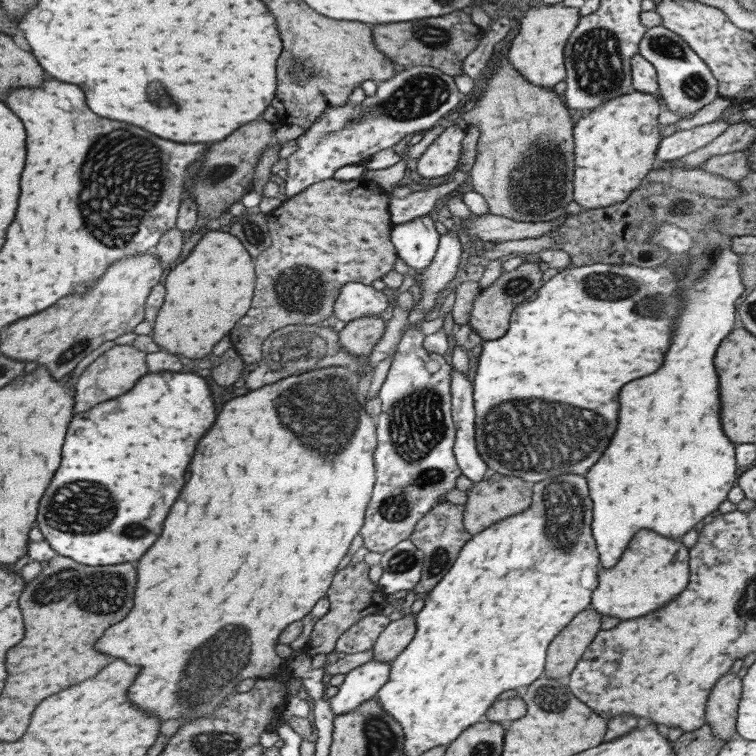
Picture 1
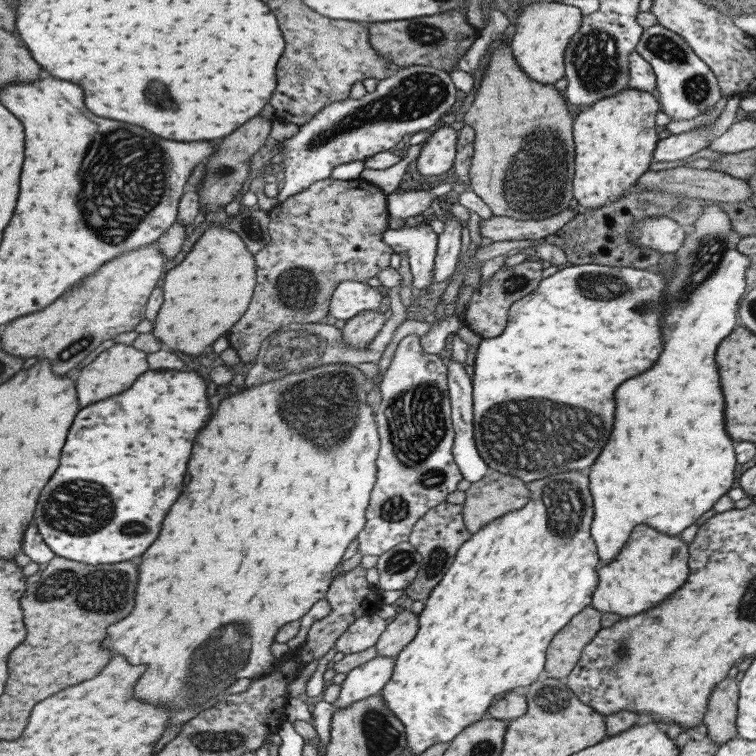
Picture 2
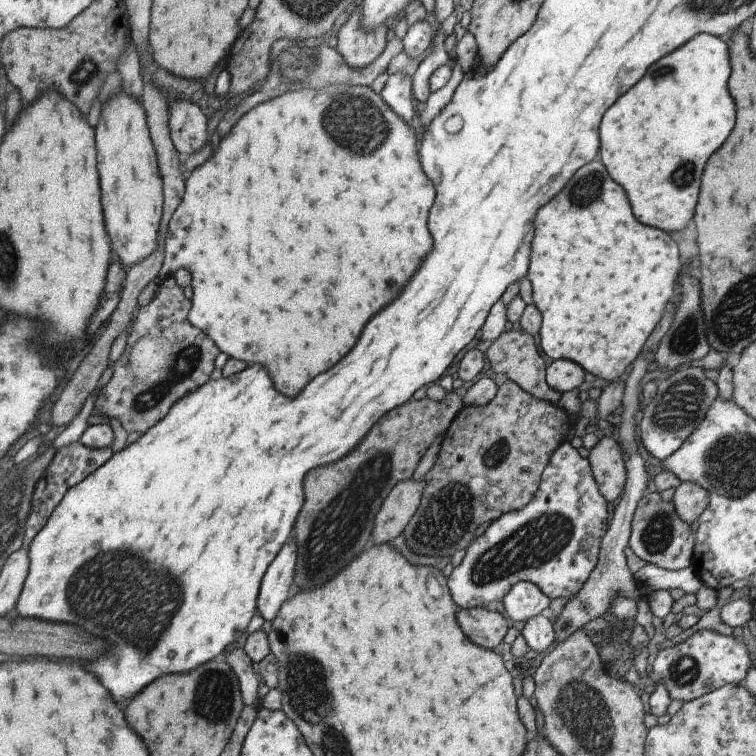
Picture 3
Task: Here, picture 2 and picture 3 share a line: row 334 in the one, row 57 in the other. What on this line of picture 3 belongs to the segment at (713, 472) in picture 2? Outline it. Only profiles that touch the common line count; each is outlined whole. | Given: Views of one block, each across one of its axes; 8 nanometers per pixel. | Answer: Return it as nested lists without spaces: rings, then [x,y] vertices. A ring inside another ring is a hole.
[[[696,34],[690,42],[654,62],[644,78],[606,110],[600,124],[600,160],[626,190],[638,222],[667,233],[688,231],[686,224],[694,216],[702,170],[734,130],[736,108],[726,86],[728,76],[728,46],[712,34]]]

